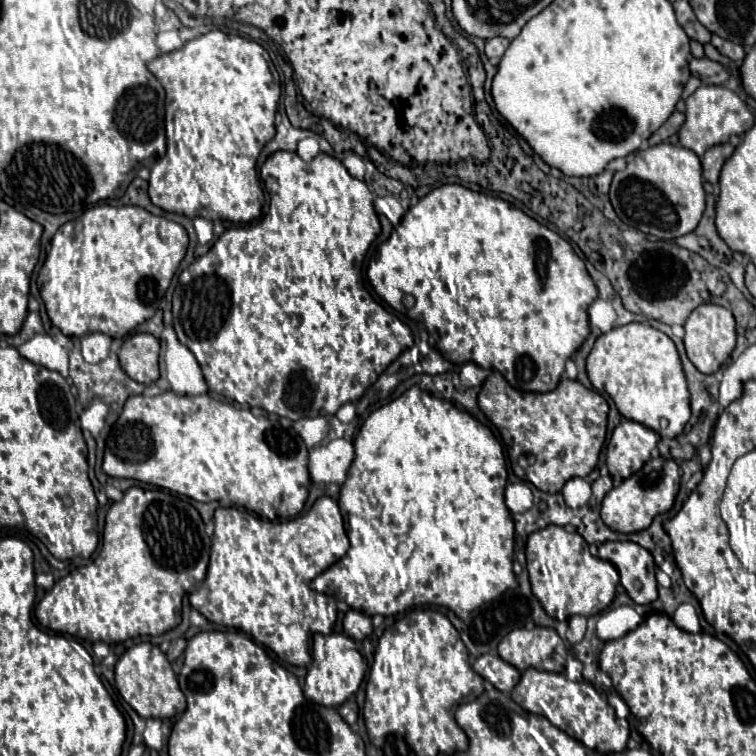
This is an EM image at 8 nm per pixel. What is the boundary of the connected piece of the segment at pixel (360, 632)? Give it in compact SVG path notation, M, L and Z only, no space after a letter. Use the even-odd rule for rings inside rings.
M349 609L343 617L343 629L349 637L353 637L355 641L363 641L365 637L369 637L373 633L373 625L371 625L371 617L361 613L361 611L355 611L355 609Z

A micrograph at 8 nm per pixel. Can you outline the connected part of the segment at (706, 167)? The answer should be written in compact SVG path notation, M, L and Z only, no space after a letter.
M723 143L723 145L715 145L711 147L705 155L703 155L703 177L717 185L719 183L719 173L721 173L721 167L723 163L733 155L733 145L731 143Z

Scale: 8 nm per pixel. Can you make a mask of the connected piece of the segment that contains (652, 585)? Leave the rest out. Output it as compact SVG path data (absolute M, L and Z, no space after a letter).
M607 541L599 545L599 557L615 565L621 585L635 603L647 605L657 599L655 561L647 549L633 541Z

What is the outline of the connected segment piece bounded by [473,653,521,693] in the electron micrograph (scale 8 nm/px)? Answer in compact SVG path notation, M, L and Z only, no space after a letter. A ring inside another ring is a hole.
M485 653L479 659L475 659L473 669L503 693L511 693L511 689L517 685L521 677L521 673L513 665L505 663L499 655L491 655L491 653Z

